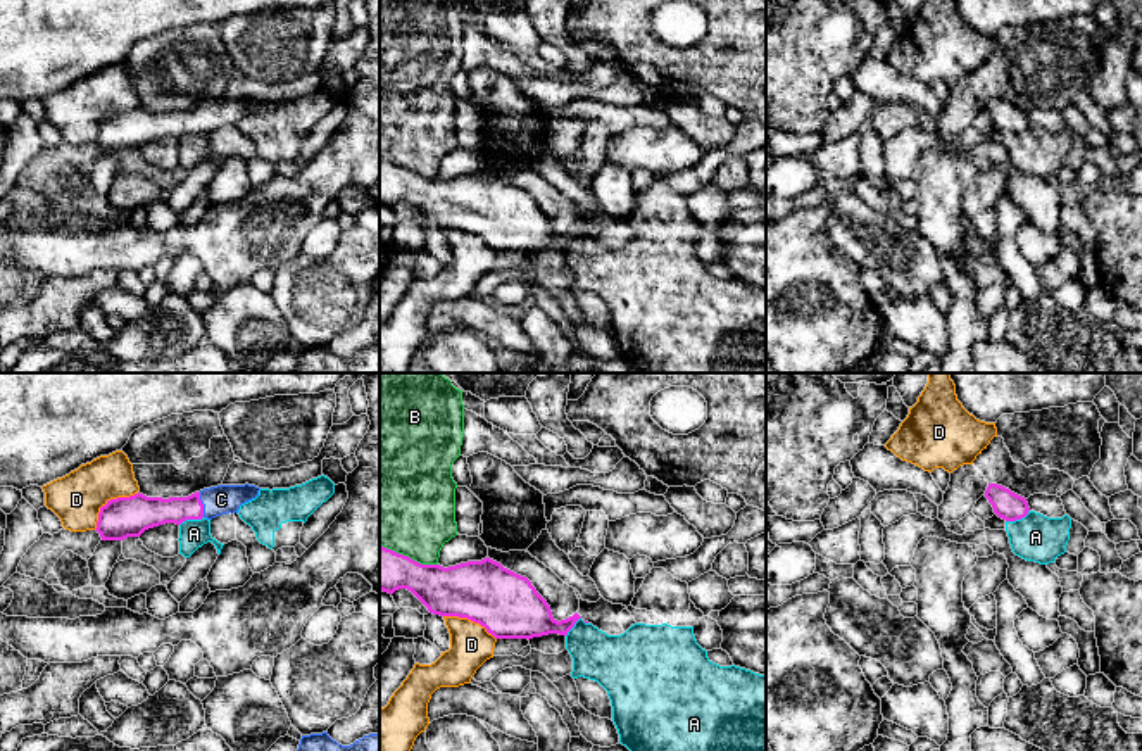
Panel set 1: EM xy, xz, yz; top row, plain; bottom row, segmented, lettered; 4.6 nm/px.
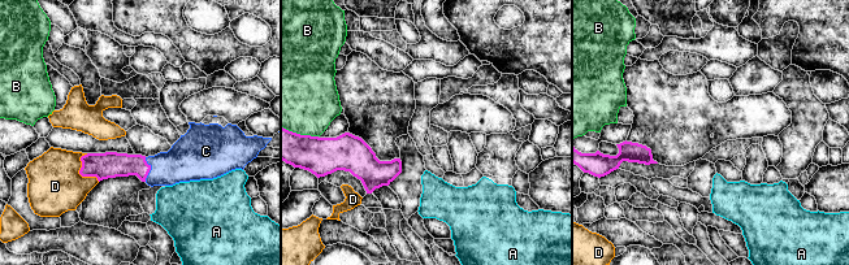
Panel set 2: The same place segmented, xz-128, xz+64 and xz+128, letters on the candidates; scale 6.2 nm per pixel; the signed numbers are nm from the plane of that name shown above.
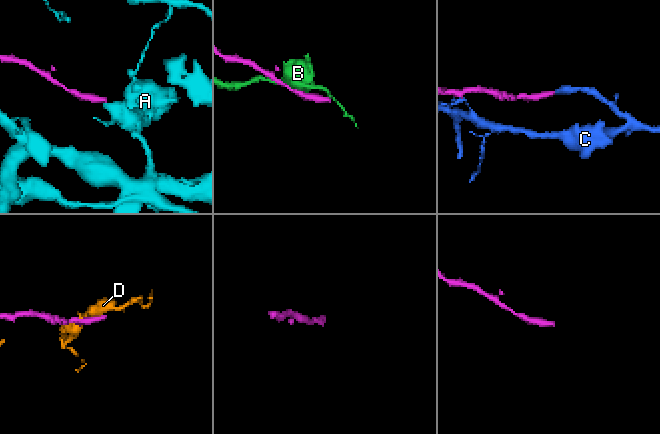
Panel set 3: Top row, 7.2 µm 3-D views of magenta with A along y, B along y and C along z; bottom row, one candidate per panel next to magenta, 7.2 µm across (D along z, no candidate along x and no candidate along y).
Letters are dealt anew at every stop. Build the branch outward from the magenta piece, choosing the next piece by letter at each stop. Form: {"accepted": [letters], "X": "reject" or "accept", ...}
{"accepted": ["C"], "A": "reject", "B": "reject", "C": "accept", "D": "reject"}

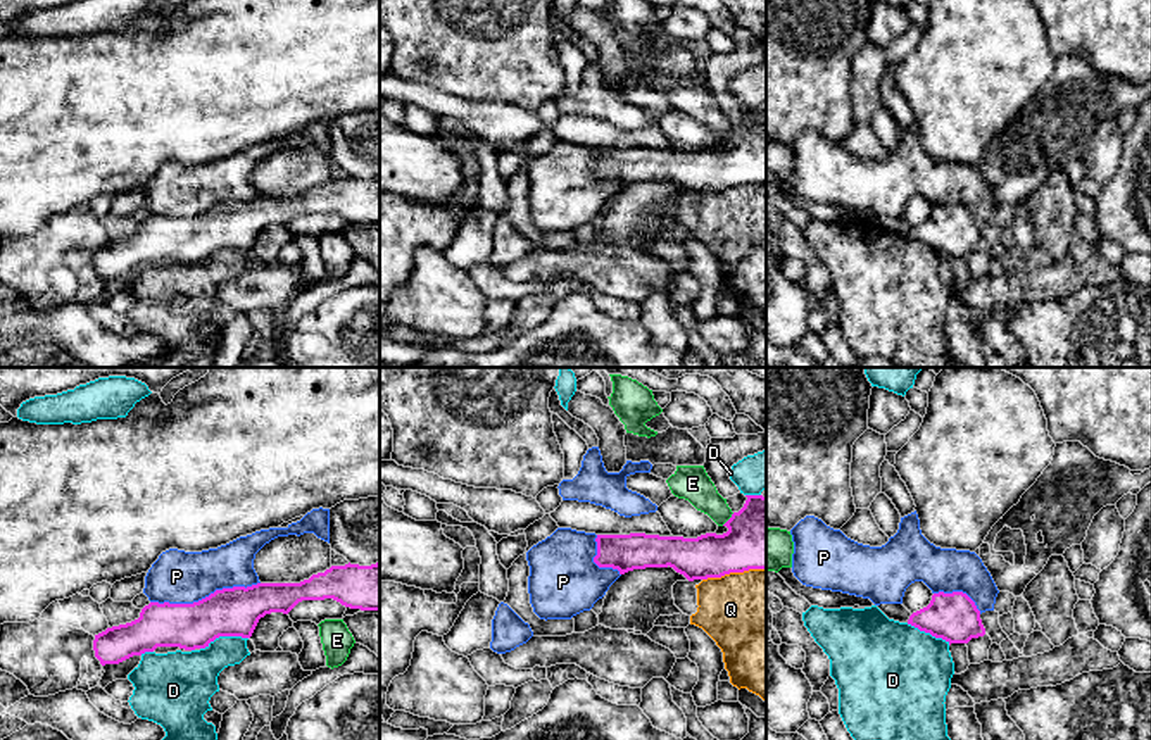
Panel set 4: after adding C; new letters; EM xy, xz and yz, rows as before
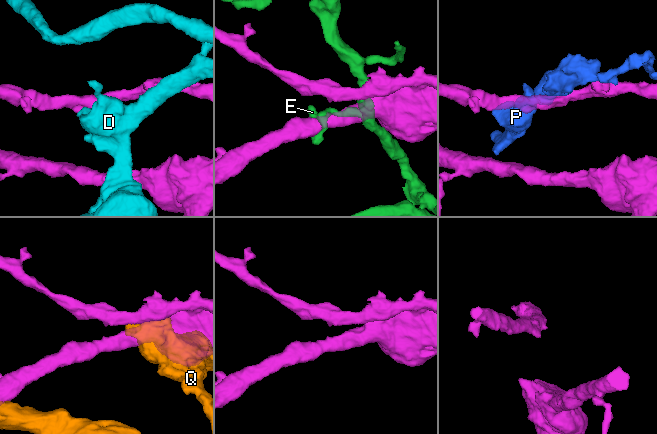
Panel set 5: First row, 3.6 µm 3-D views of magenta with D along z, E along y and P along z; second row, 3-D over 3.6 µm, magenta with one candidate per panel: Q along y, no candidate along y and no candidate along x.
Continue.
{"accepted": [], "D": "reject", "E": "reject", "P": "reject", "Q": "reject"}

